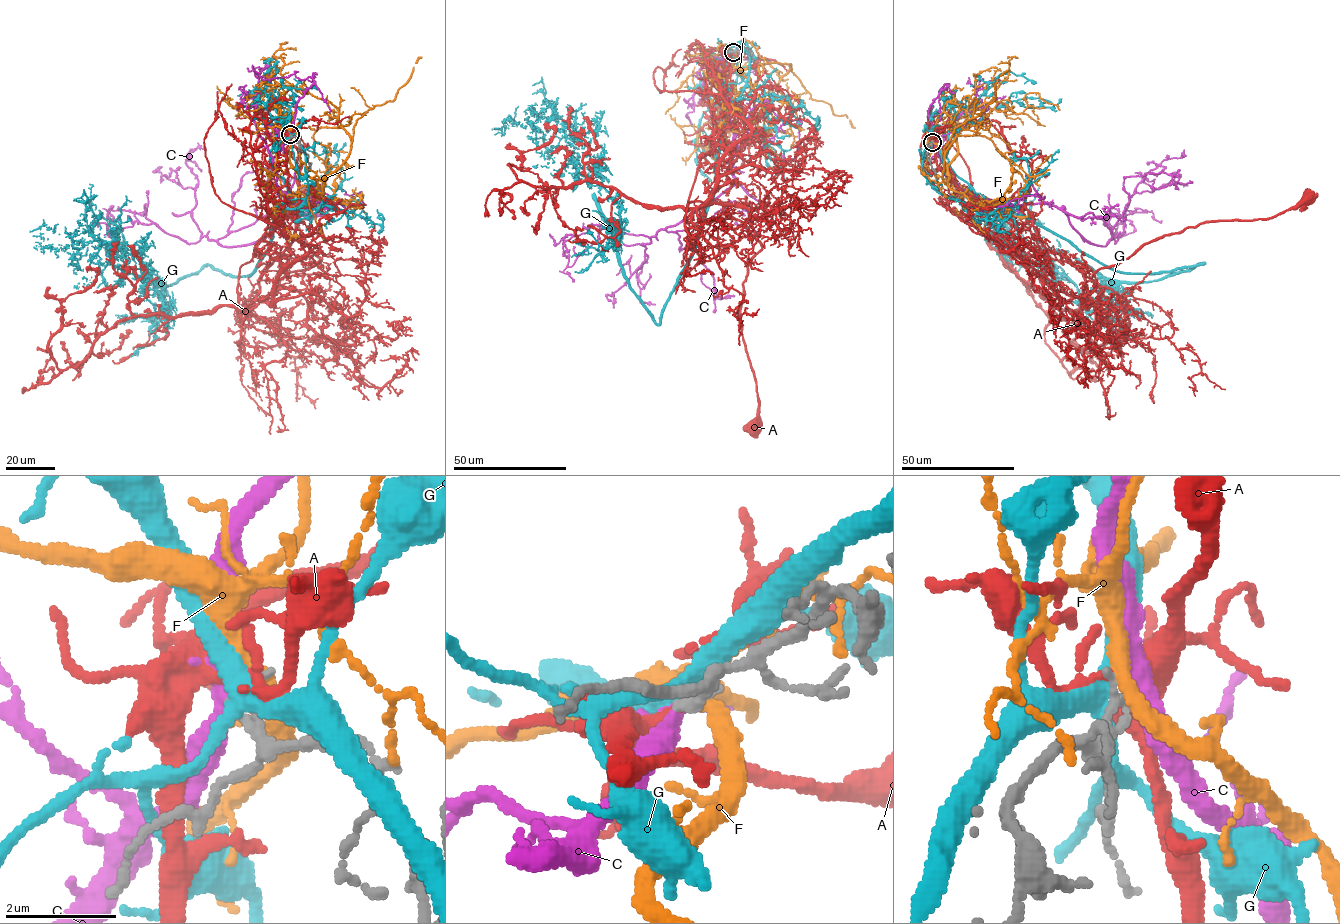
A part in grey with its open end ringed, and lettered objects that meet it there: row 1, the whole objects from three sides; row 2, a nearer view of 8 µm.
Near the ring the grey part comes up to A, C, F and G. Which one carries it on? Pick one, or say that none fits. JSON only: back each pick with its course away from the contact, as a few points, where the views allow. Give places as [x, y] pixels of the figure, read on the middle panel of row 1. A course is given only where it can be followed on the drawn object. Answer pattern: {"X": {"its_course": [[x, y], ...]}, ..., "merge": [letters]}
{"C": {"its_course": [[733, 52], [717, 64], [738, 183], [666, 228], [679, 249], [698, 248], [715, 292], [702, 273]]}, "merge": ["C"]}

